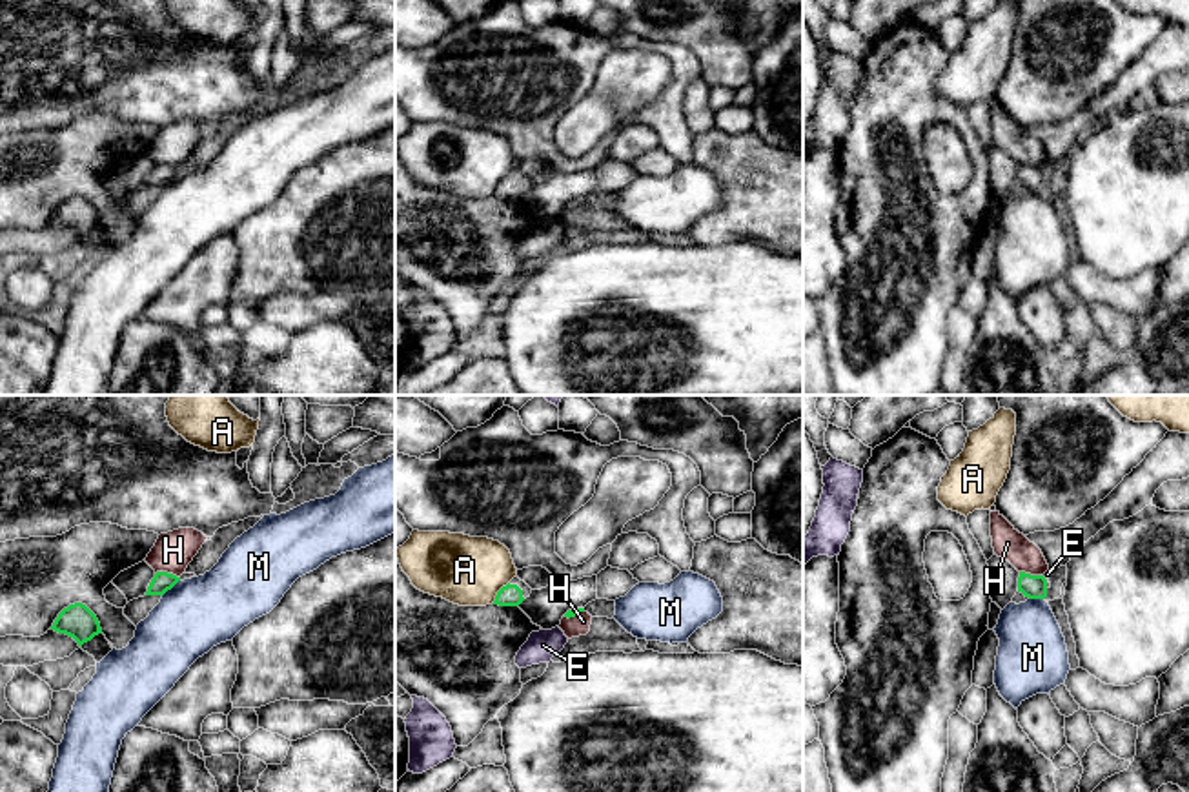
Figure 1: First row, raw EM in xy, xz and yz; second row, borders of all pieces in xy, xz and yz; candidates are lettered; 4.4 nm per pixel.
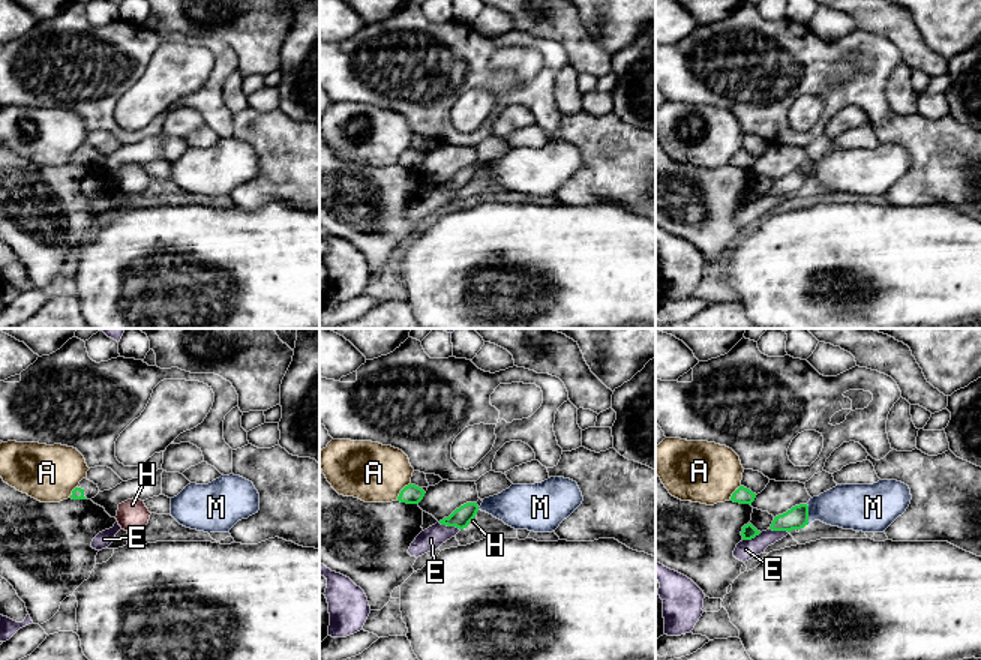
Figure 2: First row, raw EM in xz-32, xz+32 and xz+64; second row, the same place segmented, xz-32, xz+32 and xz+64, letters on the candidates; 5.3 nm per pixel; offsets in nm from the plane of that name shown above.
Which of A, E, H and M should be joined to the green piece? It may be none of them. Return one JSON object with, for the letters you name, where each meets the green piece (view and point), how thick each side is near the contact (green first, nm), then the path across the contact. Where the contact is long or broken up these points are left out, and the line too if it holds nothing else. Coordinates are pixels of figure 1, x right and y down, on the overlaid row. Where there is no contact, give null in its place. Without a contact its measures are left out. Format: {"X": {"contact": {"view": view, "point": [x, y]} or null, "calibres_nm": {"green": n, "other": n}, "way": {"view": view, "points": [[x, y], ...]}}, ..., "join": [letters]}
{"join": []}

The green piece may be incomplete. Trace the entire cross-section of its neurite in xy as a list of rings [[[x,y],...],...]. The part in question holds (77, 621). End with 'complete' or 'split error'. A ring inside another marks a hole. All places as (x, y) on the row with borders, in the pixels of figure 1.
[[[82,603],[64,608],[55,619],[51,630],[73,637],[78,646],[102,634],[97,615]]]; complete

